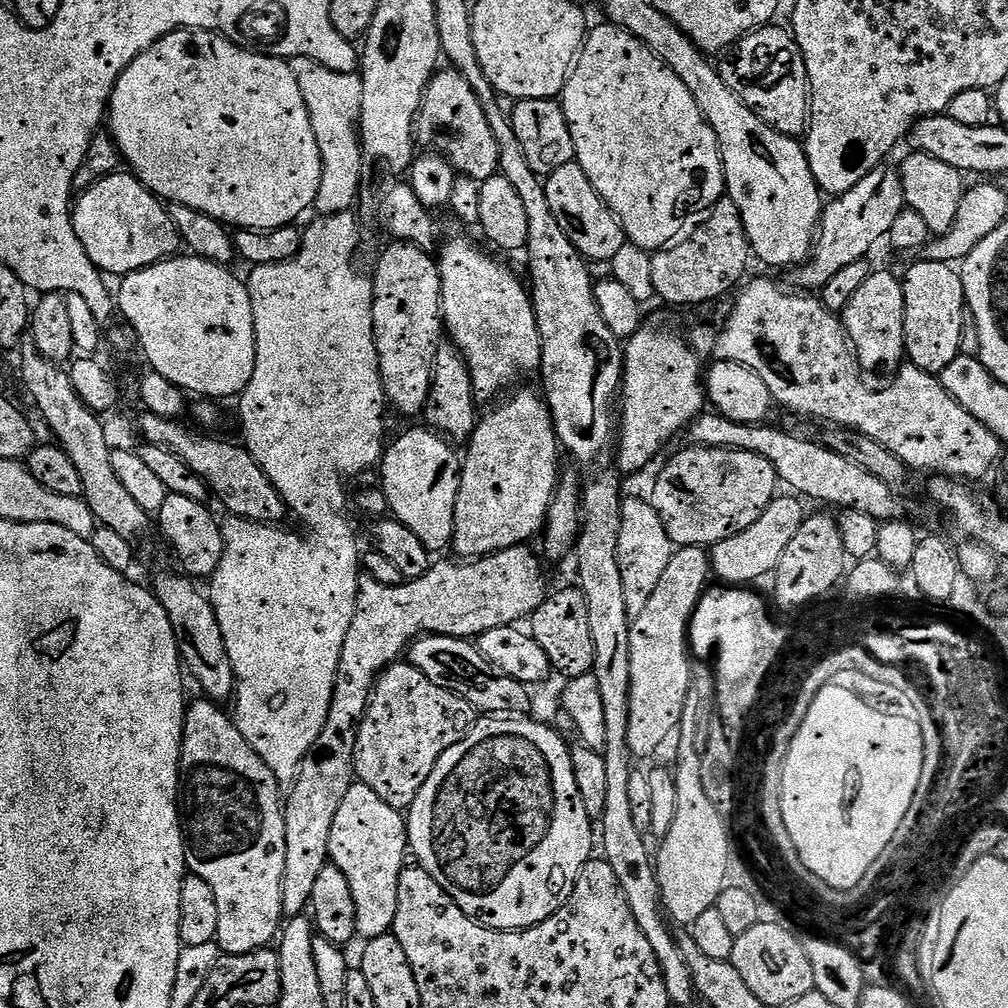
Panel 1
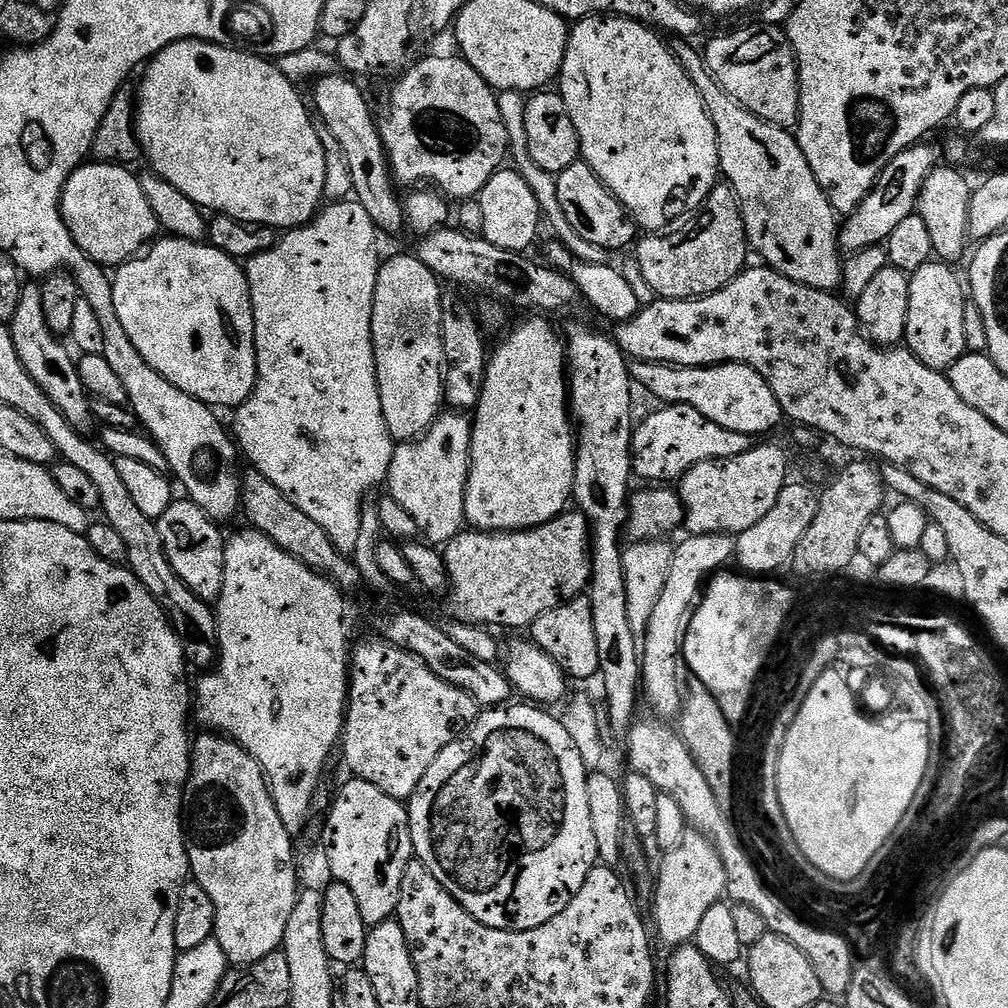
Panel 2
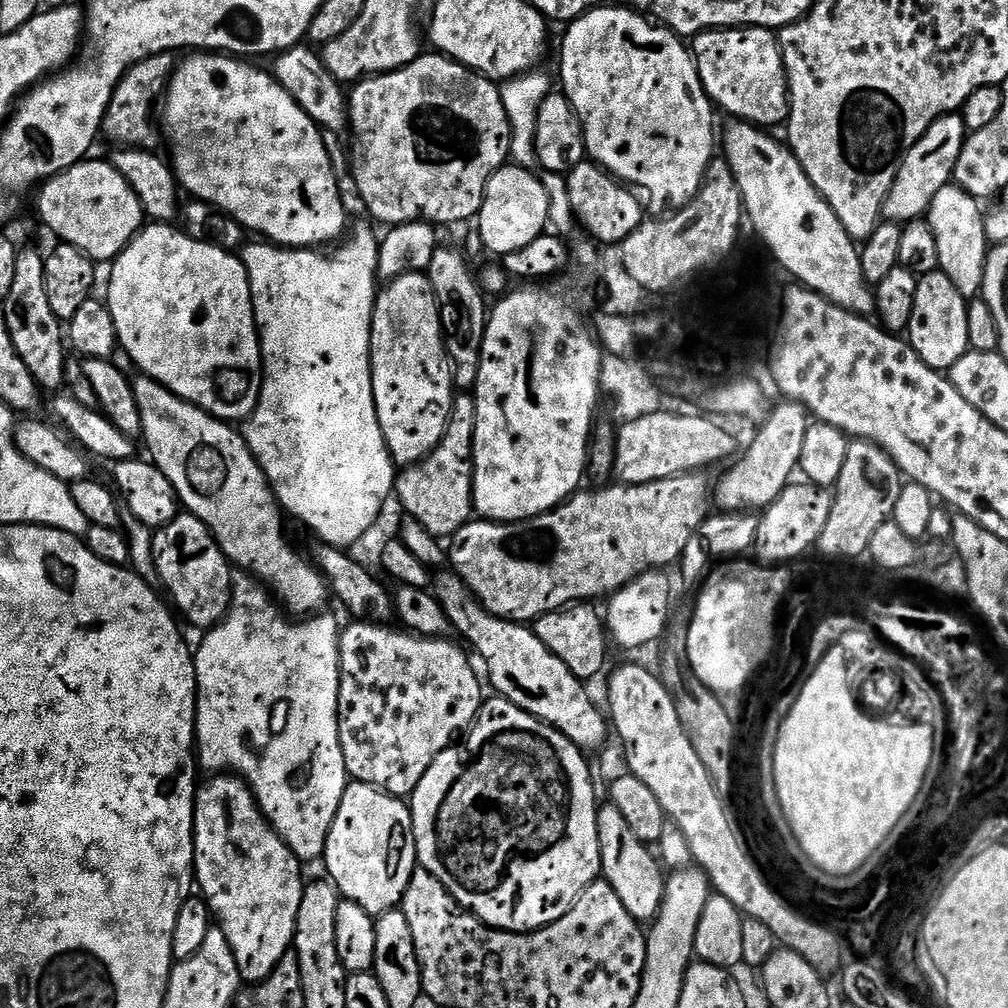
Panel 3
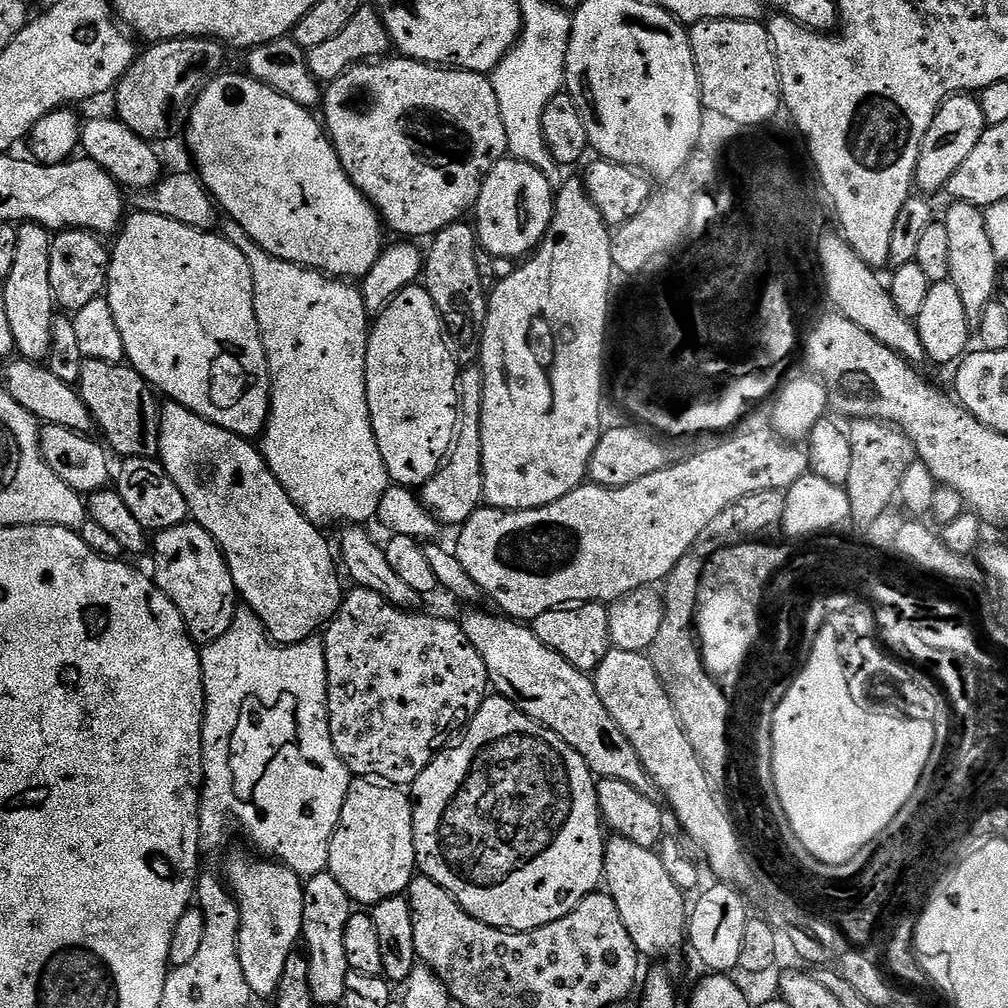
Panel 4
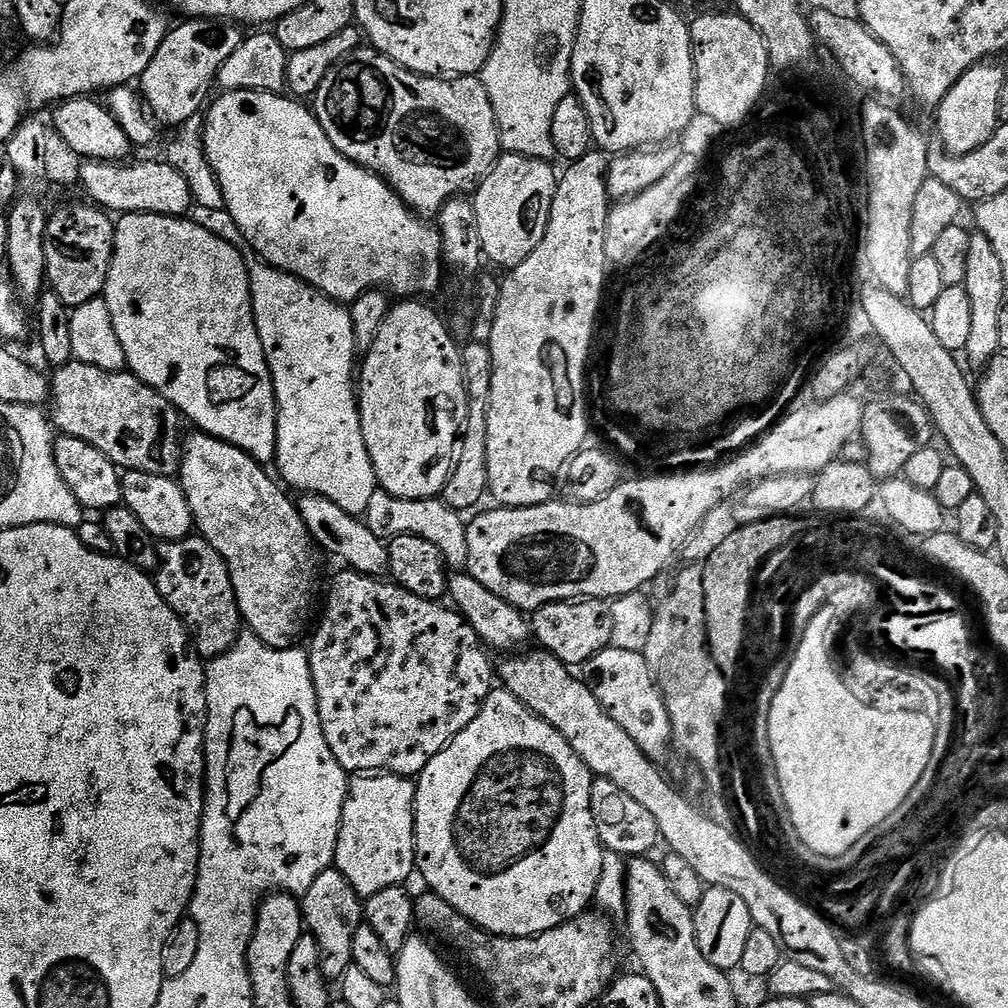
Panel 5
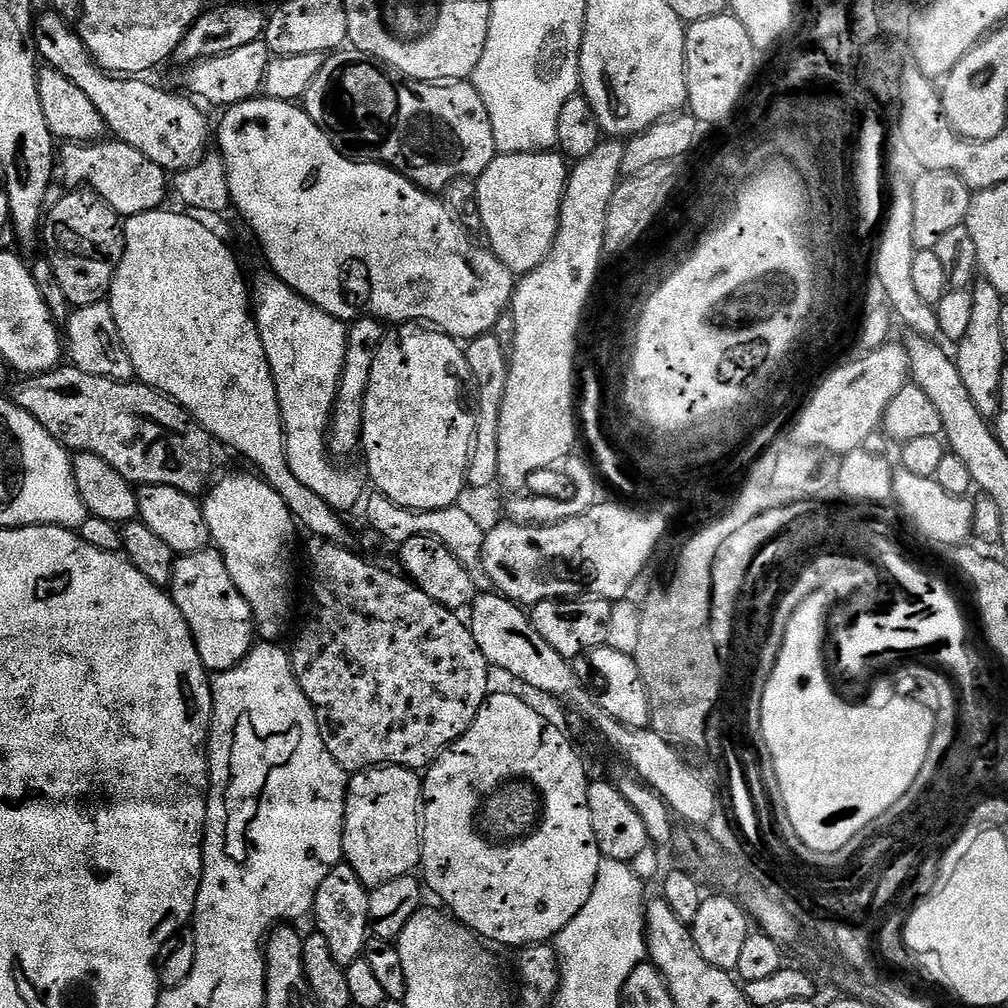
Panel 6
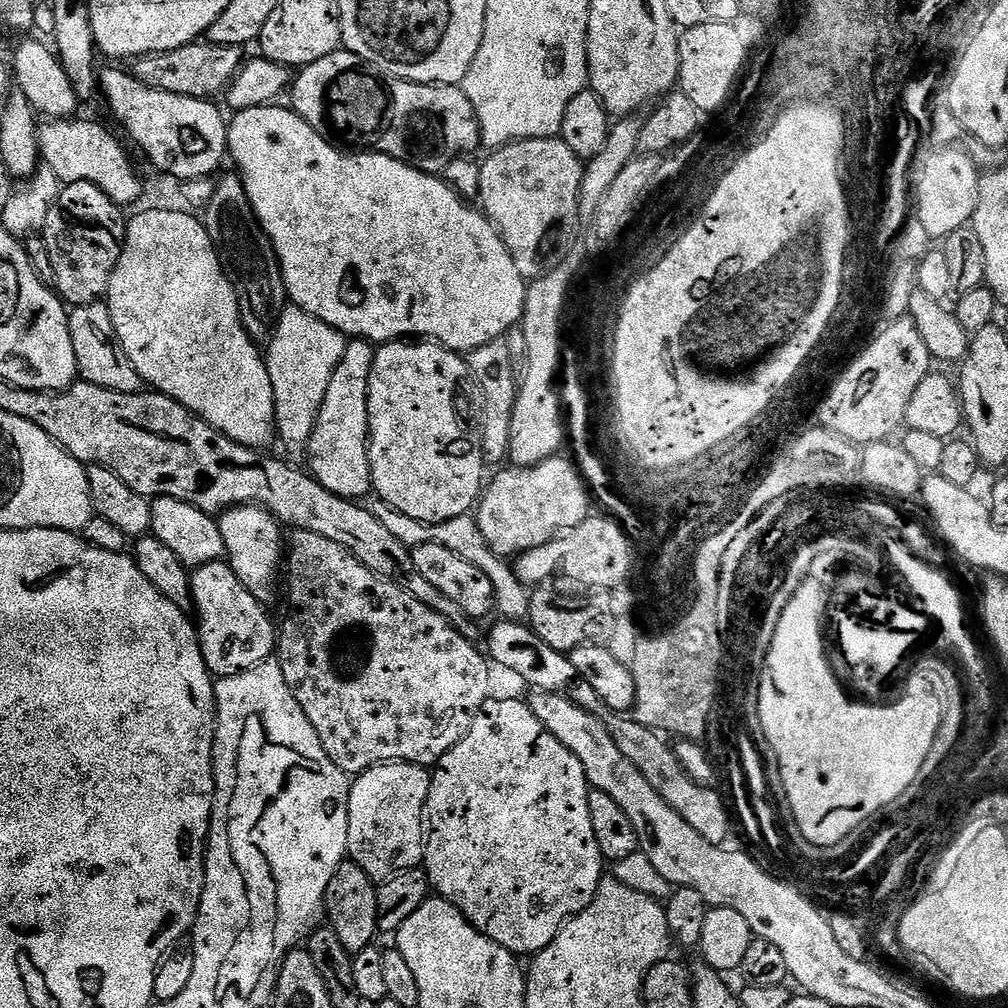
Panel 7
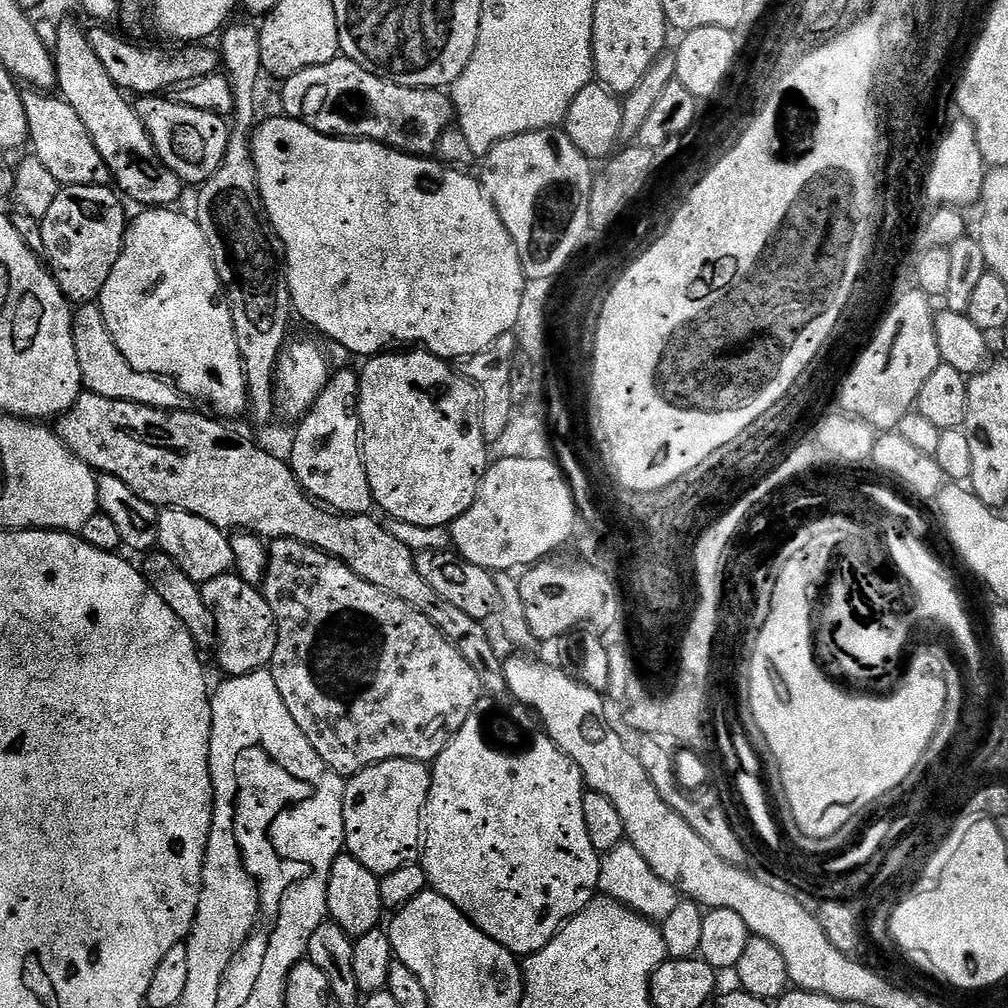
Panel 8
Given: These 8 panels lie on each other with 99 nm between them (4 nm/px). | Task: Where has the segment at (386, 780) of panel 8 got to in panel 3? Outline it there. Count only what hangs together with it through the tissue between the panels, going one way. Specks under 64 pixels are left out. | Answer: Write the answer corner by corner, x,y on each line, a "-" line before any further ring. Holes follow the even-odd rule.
349,783
342,794
338,814
334,814
334,822
328,831
322,863
328,867
327,879
335,884
341,897
350,902
358,902
358,906
362,906
368,916
375,918
384,912
399,909
404,903
406,886
410,886
410,878
418,867
411,807
401,797
392,796
381,788
369,784

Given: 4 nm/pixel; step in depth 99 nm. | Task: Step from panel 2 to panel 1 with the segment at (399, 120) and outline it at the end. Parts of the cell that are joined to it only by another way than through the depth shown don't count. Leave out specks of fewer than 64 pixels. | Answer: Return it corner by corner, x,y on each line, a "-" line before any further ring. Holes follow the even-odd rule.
437,71
428,83
416,116
416,139
425,149
443,154
457,173
481,182
489,180
500,171
498,141
490,131
486,110
482,110
482,102
478,102
478,94
474,94
470,82
466,82
461,72
447,71

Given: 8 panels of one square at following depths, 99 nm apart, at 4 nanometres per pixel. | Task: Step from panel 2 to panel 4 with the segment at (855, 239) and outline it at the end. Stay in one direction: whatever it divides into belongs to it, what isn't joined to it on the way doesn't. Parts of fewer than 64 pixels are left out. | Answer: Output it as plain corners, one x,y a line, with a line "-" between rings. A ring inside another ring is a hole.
961,94
951,98
938,110
934,122
930,122
930,130
926,130
926,138
922,142
922,150
918,154
915,187
924,192
936,192
947,189
948,179
970,158
974,146
978,146
978,138
982,138
985,130
979,99
972,94

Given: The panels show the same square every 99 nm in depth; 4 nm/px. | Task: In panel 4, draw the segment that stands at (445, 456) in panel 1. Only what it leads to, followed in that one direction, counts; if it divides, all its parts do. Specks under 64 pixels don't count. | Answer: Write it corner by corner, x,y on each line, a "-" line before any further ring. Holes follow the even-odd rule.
468,366
459,373
460,422
452,451
444,465
419,489
418,497
424,508
441,525
462,526
481,507
484,500
484,471
482,470
482,398
484,373
479,367

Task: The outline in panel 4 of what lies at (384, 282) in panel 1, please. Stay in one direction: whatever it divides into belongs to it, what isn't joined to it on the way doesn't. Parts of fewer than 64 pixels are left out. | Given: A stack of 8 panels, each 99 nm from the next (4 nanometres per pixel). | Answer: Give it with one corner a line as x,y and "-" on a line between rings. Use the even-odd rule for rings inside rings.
413,286
402,290
402,294
395,296
383,310
375,317
368,333
368,349
366,350
366,402
370,406
370,422
374,430
374,438
378,442
378,450
382,450
382,462
388,471
388,479
393,485
400,485
411,490
419,489
427,480
434,478
438,470
444,465
458,431
460,422
460,390
458,387
458,365
454,358
450,358
450,350
446,350
444,341
444,326
440,318
440,312
436,308
434,298
422,286

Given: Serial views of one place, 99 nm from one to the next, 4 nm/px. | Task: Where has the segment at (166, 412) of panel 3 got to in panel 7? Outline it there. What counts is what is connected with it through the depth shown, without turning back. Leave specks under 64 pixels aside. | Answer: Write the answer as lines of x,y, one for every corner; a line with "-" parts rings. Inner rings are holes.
237,506
223,513
218,523
226,560
232,565
234,574
238,574
242,586
246,586
246,590
250,590
250,594
254,594
261,604
271,605
276,596
276,579
282,576
282,528
276,517
259,506

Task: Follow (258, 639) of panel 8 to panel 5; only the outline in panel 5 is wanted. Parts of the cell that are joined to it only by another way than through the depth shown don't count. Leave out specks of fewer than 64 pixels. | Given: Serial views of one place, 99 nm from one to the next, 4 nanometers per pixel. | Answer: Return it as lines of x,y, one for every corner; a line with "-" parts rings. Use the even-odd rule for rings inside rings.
199,534
185,540
163,541
159,549
160,561
154,573
156,588
187,628
195,651
205,661
228,652
240,637
242,621
230,570
218,550

